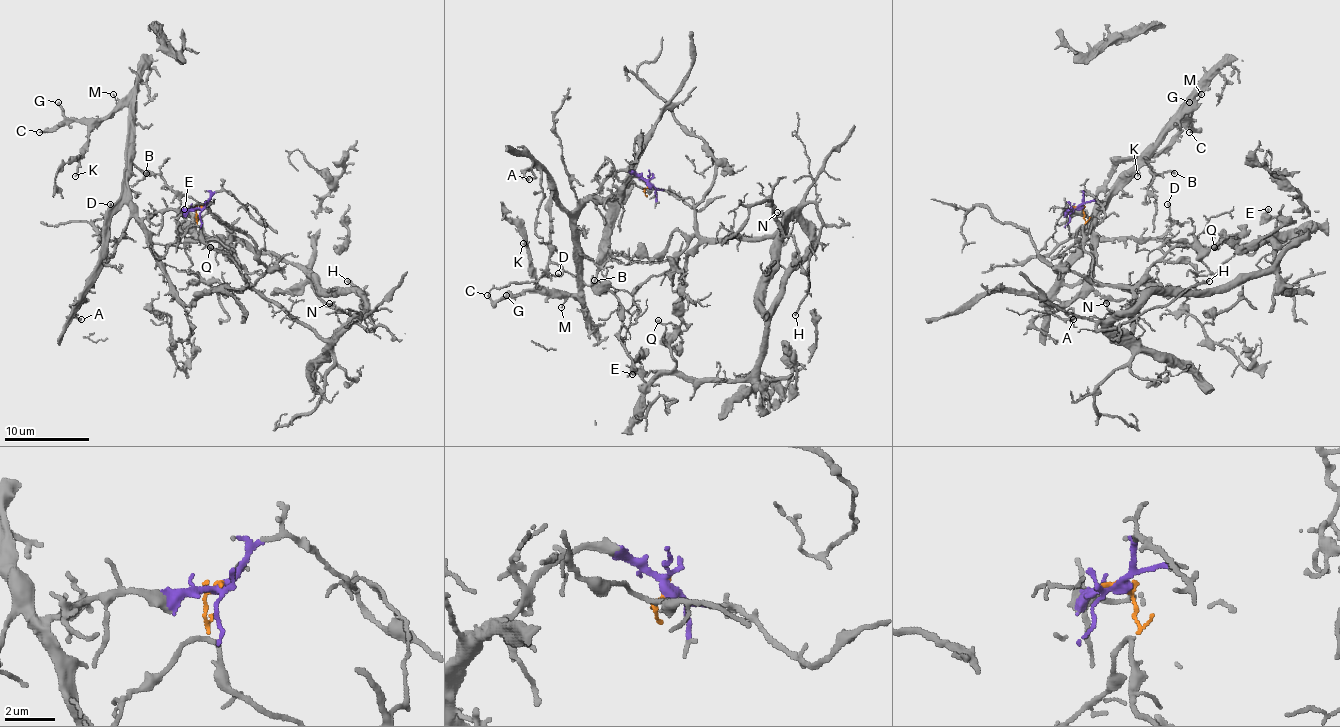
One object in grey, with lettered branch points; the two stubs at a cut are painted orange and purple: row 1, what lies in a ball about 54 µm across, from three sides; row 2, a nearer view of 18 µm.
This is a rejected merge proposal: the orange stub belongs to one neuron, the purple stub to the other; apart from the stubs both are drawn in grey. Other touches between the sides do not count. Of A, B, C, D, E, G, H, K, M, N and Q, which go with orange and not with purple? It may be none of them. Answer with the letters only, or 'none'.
E, H, N, Q

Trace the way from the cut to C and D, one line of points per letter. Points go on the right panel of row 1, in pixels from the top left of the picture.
C: (1077, 208), (1064, 208), (1088, 217), (1096, 214), (1096, 206), (1188, 106), (1186, 119), (1194, 129), (1190, 131)
D: (1077, 208), (1064, 208), (1094, 217), (1105, 204), (1088, 234), (1090, 238), (1158, 238), (1171, 223), (1166, 204)

